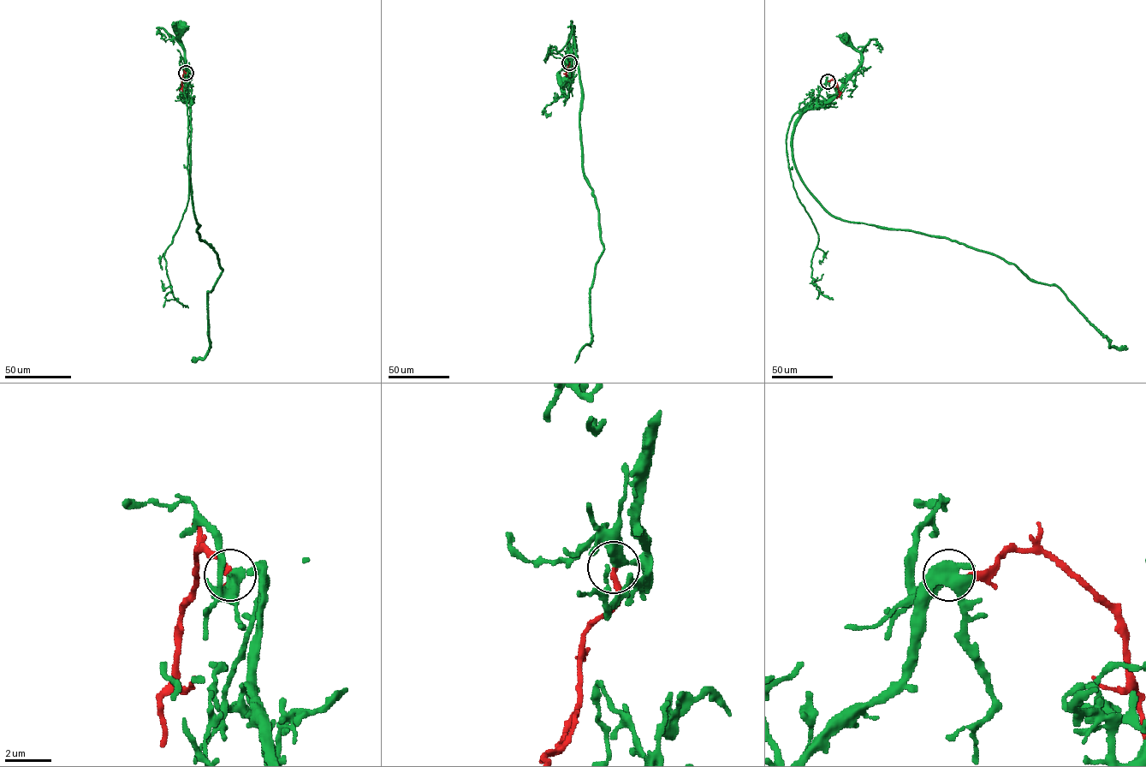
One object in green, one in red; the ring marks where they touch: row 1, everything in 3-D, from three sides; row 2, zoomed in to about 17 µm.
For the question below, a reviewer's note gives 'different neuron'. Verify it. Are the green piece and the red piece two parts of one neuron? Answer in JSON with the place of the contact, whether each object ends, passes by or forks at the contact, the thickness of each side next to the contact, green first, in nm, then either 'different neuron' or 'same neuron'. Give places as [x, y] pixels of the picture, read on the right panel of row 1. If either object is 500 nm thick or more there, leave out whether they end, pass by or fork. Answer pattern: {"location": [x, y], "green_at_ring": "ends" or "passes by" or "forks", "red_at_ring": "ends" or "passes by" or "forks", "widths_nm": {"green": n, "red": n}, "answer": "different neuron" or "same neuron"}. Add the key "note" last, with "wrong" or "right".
{"location": [828, 81], "green_at_ring": "passes by", "red_at_ring": "ends", "widths_nm": {"green": 320, "red": 240}, "answer": "same neuron", "note": "wrong"}

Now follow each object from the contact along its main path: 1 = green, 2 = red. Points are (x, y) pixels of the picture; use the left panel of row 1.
1: (186, 73), (192, 205), (198, 237), (216, 252), (222, 269), (208, 293), (208, 352), (203, 358), (191, 360)
2: (186, 73), (181, 80), (182, 92)

